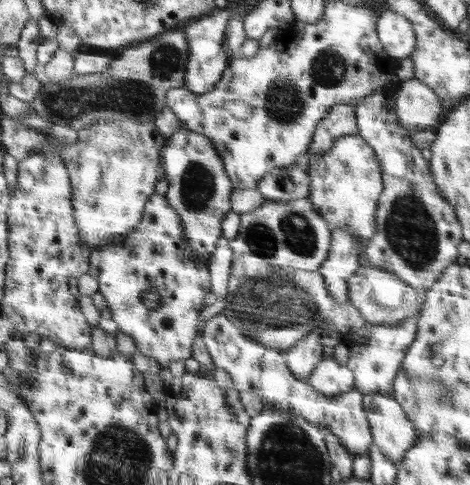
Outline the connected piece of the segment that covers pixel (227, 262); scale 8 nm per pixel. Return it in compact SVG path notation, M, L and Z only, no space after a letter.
M224 237L216 241L214 250L209 254L207 267L210 276L210 293L220 300L228 293L228 280L234 256L229 240Z

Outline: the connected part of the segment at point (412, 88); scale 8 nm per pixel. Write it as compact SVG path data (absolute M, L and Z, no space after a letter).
M416 78L397 84L395 117L408 132L437 127L442 114L442 99Z

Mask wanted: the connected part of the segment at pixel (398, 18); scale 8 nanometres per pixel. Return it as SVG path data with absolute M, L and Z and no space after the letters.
M393 10L379 12L377 35L381 48L392 58L406 59L414 52L416 37L411 22Z

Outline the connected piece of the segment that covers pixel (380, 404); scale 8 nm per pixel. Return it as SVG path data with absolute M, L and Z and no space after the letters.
M372 393L365 394L363 406L366 410L373 443L382 451L384 456L398 462L402 460L403 454L417 441L421 435L412 421L406 417L402 406L394 400L391 394Z

